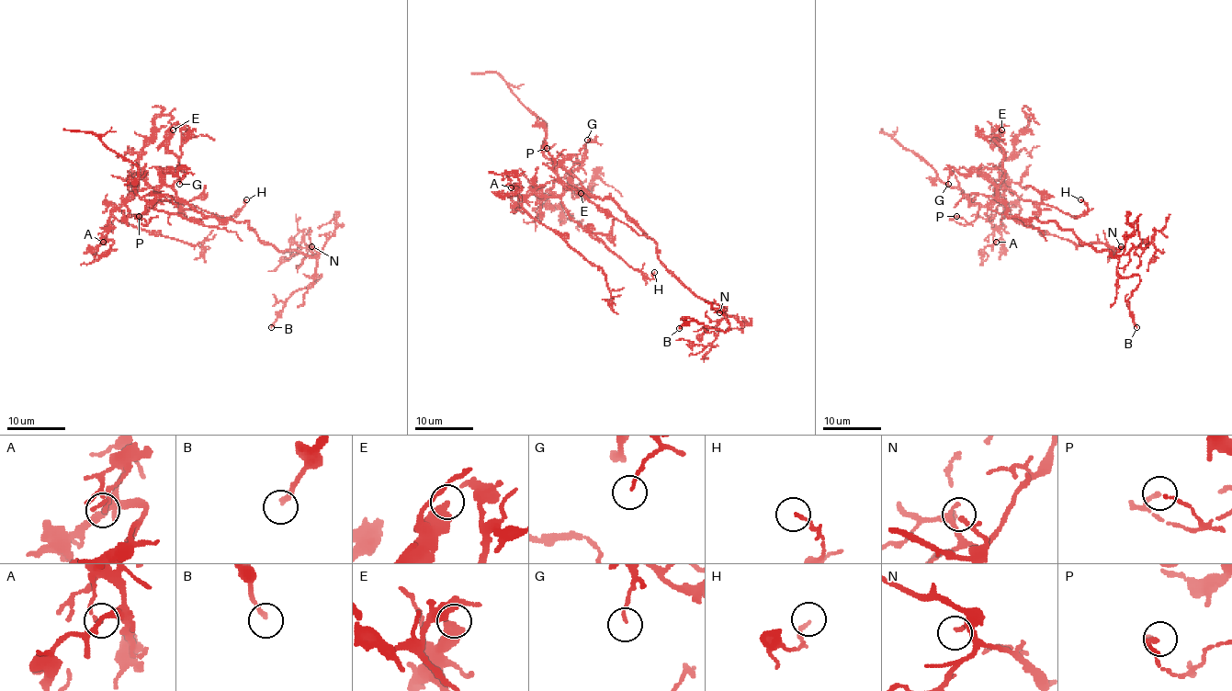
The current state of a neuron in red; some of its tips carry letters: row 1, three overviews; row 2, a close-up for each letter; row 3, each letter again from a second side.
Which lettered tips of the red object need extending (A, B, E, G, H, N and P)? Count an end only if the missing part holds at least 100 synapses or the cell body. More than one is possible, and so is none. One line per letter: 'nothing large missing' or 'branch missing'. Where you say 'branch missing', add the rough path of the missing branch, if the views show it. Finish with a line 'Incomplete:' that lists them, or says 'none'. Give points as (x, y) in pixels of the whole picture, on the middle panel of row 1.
A: nothing large missing
B: nothing large missing
E: nothing large missing
G: nothing large missing
H: nothing large missing
N: nothing large missing
P: nothing large missing
Incomplete: none

